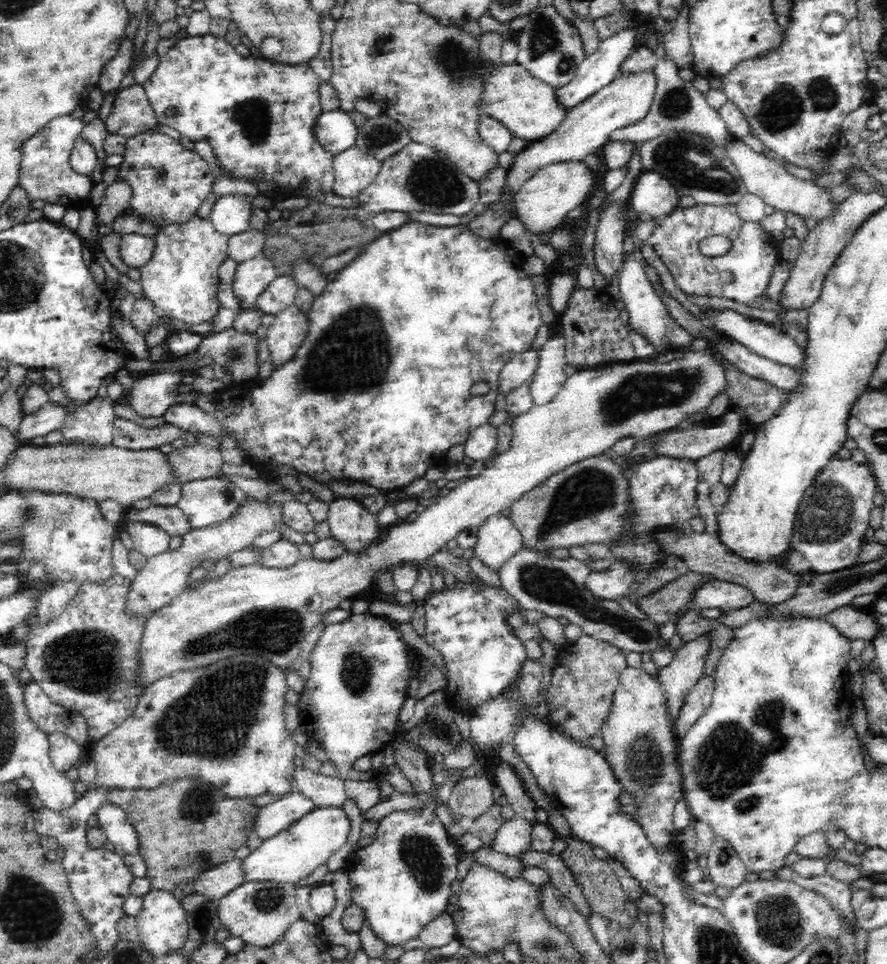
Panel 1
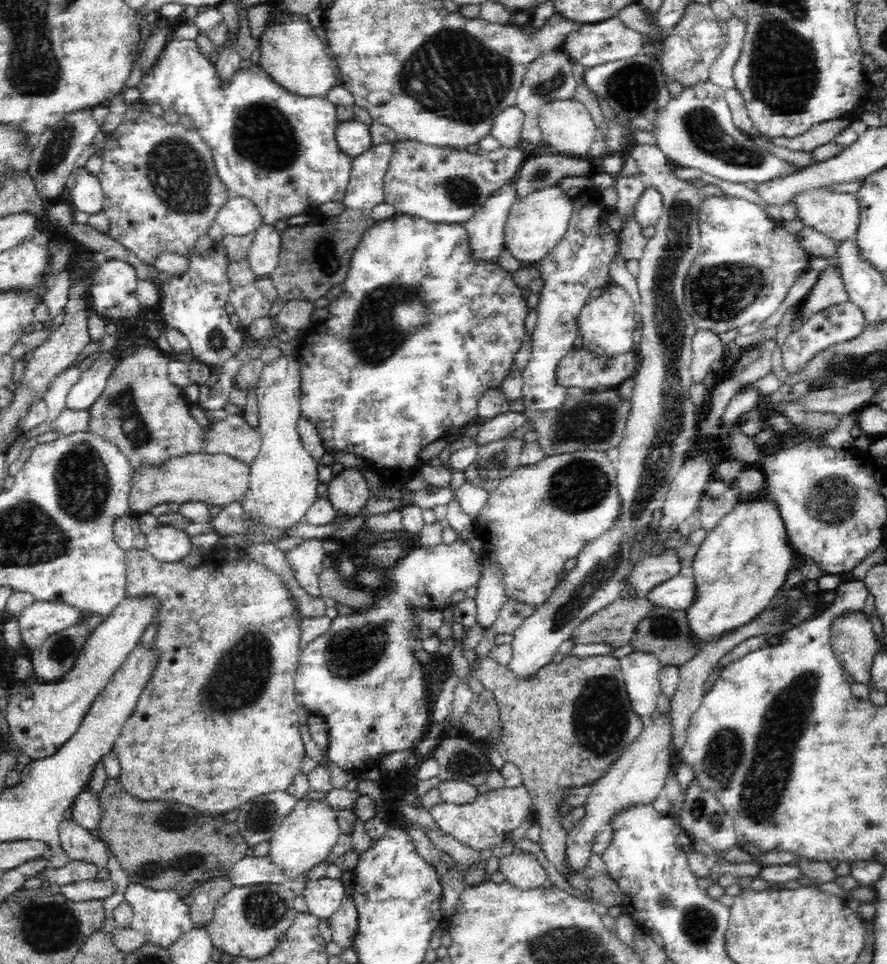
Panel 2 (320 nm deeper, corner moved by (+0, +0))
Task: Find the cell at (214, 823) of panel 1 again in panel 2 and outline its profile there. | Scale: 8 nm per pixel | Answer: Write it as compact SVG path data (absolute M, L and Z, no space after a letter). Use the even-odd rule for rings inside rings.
M107 778L99 792L102 811L100 835L110 852L119 860L130 882L149 886L152 890L175 890L185 898L193 888L210 879L228 875L230 868L245 856L248 845L244 842L235 822L228 822L224 815L207 815L197 809L174 801L146 800L136 798L121 788L118 779Z

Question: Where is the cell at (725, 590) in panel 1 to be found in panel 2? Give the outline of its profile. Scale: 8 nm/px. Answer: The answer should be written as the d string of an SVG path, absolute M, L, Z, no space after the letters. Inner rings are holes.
M682 572L650 590L646 597L654 606L686 610L697 597L697 585L691 572Z

